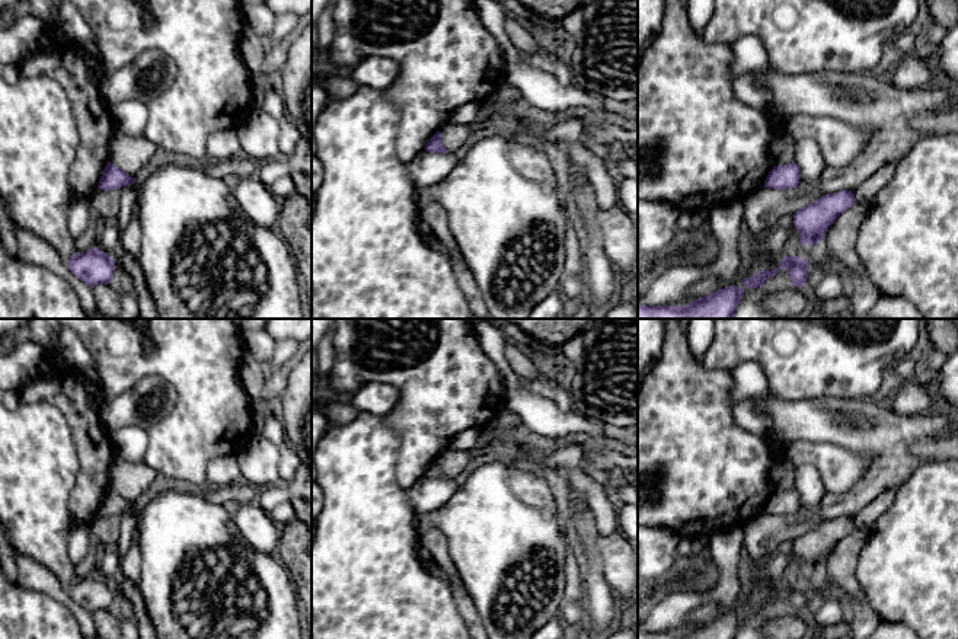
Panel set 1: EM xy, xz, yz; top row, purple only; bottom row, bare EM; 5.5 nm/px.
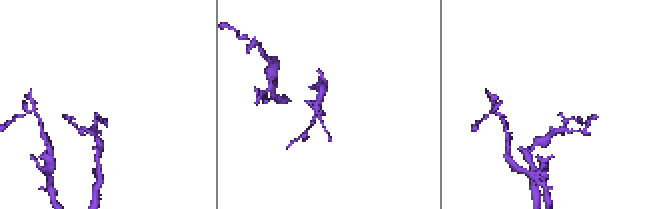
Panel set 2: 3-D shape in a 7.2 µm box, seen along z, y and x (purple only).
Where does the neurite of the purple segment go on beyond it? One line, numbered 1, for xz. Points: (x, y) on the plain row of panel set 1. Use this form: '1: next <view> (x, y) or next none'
1: next none

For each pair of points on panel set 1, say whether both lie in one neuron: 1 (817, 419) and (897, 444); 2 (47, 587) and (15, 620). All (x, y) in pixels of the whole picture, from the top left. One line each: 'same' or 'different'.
1: same
2: different

